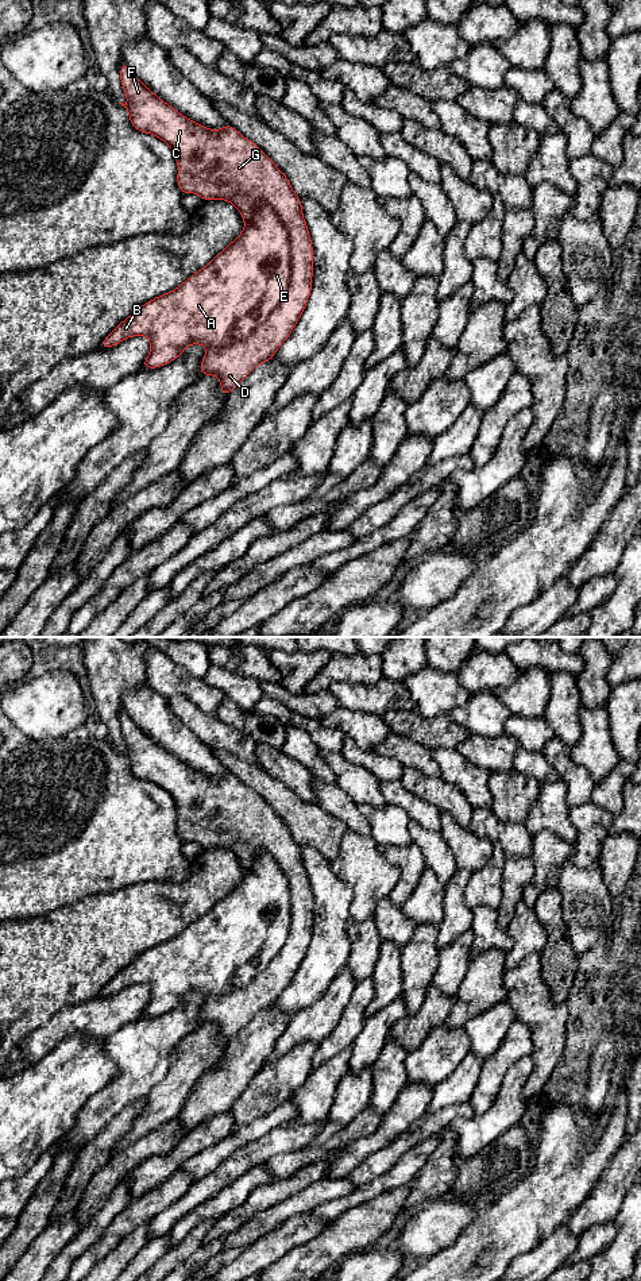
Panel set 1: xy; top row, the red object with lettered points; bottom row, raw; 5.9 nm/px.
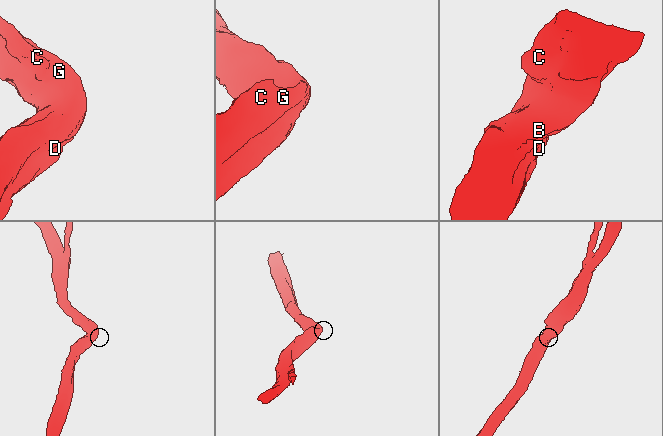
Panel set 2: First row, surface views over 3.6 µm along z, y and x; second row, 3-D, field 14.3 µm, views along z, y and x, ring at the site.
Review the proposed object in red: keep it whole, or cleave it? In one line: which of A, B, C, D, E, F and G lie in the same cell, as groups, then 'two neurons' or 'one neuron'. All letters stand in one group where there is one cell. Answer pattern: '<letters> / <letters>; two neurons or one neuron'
A B E / C D F G; two neurons

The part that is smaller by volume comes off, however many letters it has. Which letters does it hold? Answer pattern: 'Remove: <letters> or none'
Remove: C, D, F, G

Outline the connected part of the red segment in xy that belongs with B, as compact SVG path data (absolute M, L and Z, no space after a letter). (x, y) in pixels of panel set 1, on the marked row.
M267 204L244 220L242 234L205 267L174 290L152 298L134 310L101 343L109 348L132 336L147 336L150 354L142 367L158 369L177 359L186 347L201 344L206 351L248 336L286 296L290 282L290 239Z

